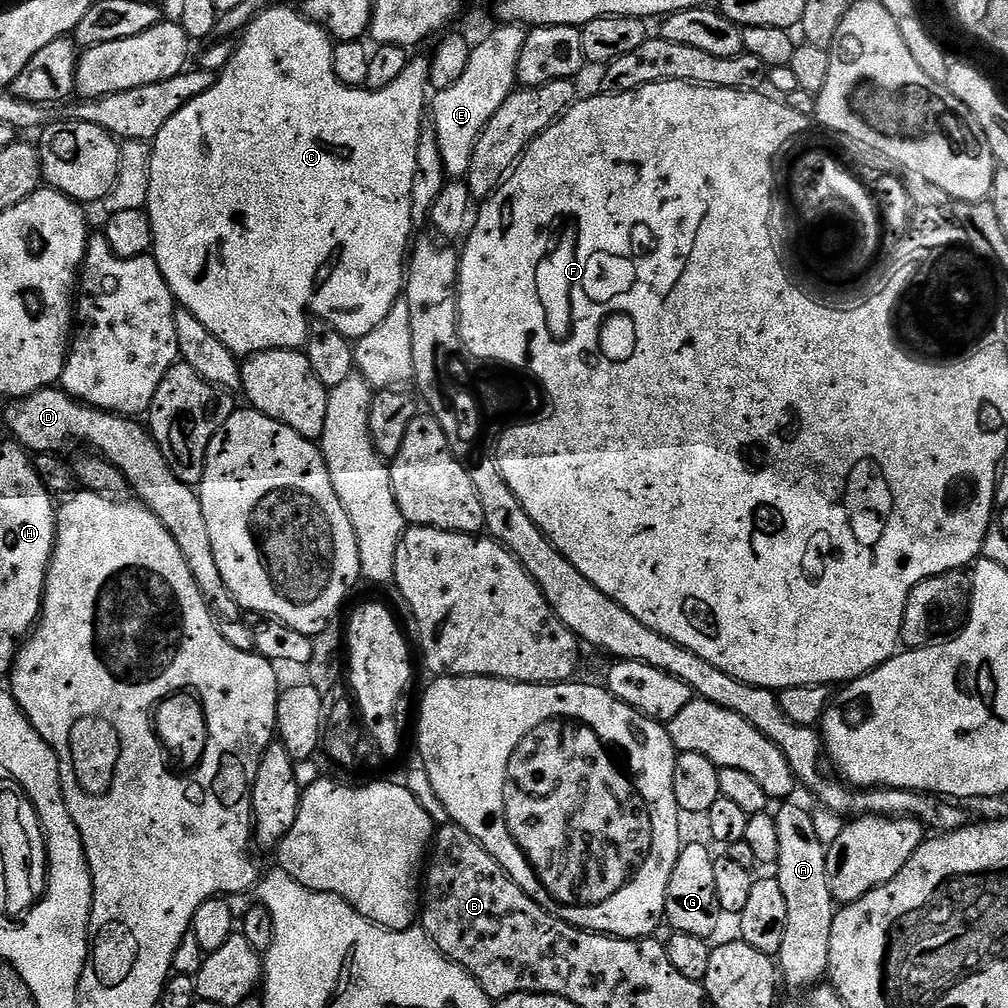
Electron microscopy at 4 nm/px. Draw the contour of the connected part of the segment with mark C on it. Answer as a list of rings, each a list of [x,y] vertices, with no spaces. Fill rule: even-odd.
[[[279,6],[267,8],[262,14],[253,18],[248,27],[244,29],[230,62],[219,72],[215,82],[210,86],[210,90],[206,90],[206,94],[198,94],[198,98],[186,102],[186,106],[182,106],[182,110],[178,110],[178,114],[174,114],[174,118],[170,118],[170,122],[166,122],[166,126],[162,126],[162,130],[158,130],[155,140],[151,141],[150,144],[152,150],[150,194],[148,195],[146,211],[152,223],[151,255],[154,257],[156,265],[159,266],[160,272],[164,275],[165,282],[170,286],[177,305],[190,310],[190,314],[194,314],[194,318],[198,318],[198,322],[202,322],[202,326],[206,326],[206,330],[210,330],[210,334],[214,334],[214,338],[218,338],[218,342],[222,342],[222,346],[229,348],[238,358],[247,358],[256,352],[265,352],[275,348],[303,349],[308,342],[308,329],[310,327],[310,319],[308,320],[308,316],[304,312],[313,312],[313,317],[325,320],[330,326],[334,326],[342,335],[349,338],[359,338],[370,334],[370,330],[374,330],[374,326],[378,326],[378,322],[382,322],[382,318],[386,318],[386,314],[390,314],[390,306],[394,306],[394,302],[401,299],[404,290],[406,257],[410,252],[410,241],[413,239],[412,232],[414,232],[414,225],[411,220],[411,187],[414,186],[414,172],[418,166],[419,138],[426,129],[424,88],[429,87],[428,66],[430,60],[427,55],[420,56],[417,60],[416,57],[409,59],[406,70],[402,70],[402,74],[398,74],[398,78],[394,82],[390,82],[390,86],[372,92],[366,86],[351,88],[342,82],[338,82],[332,61],[333,47],[334,40],[327,29],[320,23],[308,19],[303,11],[297,10],[295,12],[292,8],[279,8]]]

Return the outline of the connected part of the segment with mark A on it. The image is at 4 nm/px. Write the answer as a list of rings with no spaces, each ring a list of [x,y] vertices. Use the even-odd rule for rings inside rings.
[[[784,802],[775,809],[778,826],[778,858],[774,878],[786,898],[786,935],[778,953],[778,972],[792,988],[807,990],[825,979],[830,962],[830,930],[838,908],[830,894],[826,874],[825,841],[820,841],[816,820],[800,804]]]

